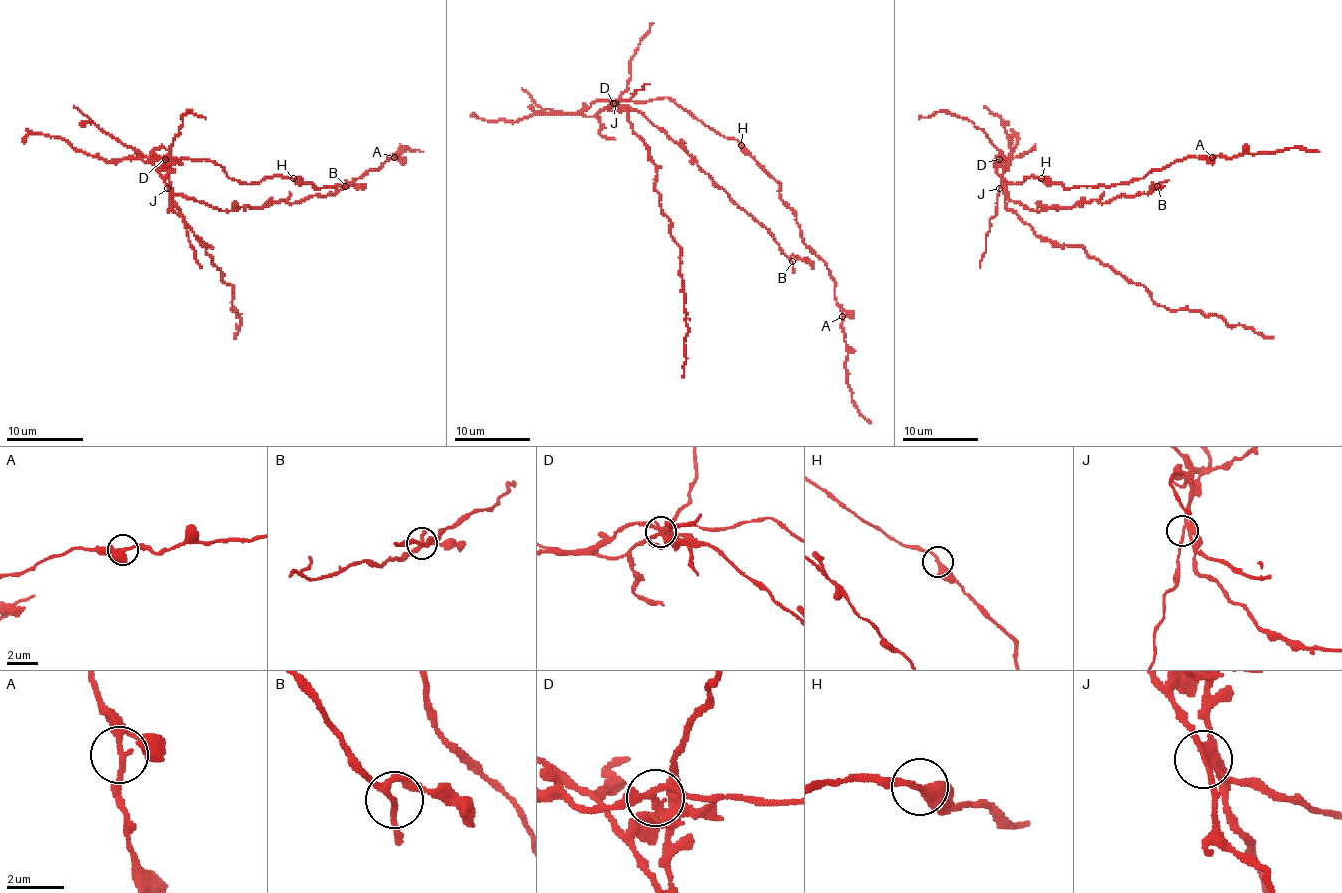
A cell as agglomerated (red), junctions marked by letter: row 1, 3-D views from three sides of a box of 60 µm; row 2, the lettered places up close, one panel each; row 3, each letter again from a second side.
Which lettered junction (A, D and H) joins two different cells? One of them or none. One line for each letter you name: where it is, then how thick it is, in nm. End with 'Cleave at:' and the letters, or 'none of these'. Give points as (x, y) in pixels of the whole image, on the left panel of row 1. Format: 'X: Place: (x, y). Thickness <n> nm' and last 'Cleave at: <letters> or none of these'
D: Place: (165, 159). Thickness 240 nm
Cleave at: D

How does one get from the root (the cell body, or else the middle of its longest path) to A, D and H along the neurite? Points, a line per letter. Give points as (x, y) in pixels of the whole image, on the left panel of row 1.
A: (219, 165), (230, 178), (247, 184), (289, 176), (329, 188), (347, 186), (394, 157)
D: (219, 165), (203, 159), (165, 159)
H: (219, 165), (230, 178), (247, 184), (257, 184), (274, 176), (293, 178)

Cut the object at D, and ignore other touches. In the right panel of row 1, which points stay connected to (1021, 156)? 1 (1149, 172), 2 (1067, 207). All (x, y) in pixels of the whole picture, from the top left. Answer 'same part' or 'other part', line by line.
1: other part
2: same part

